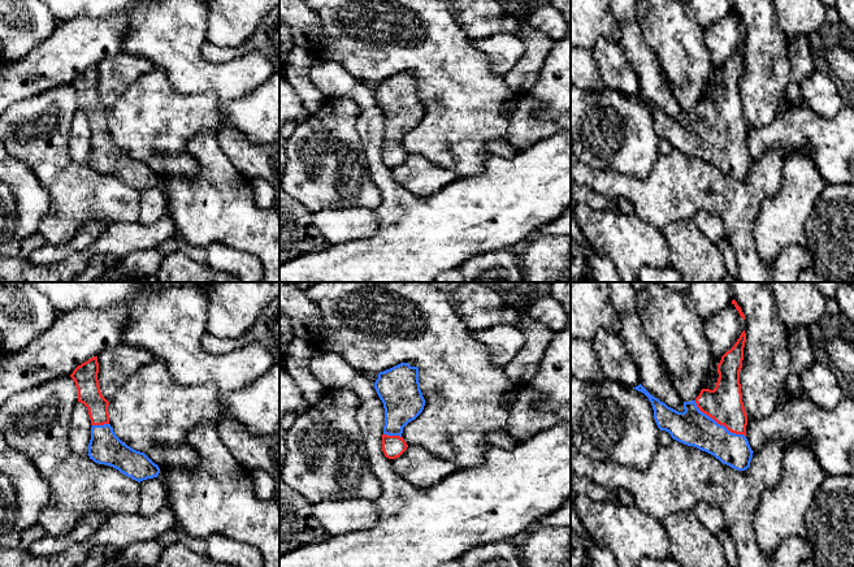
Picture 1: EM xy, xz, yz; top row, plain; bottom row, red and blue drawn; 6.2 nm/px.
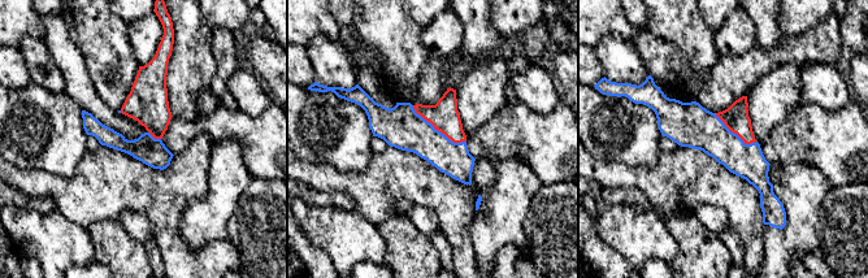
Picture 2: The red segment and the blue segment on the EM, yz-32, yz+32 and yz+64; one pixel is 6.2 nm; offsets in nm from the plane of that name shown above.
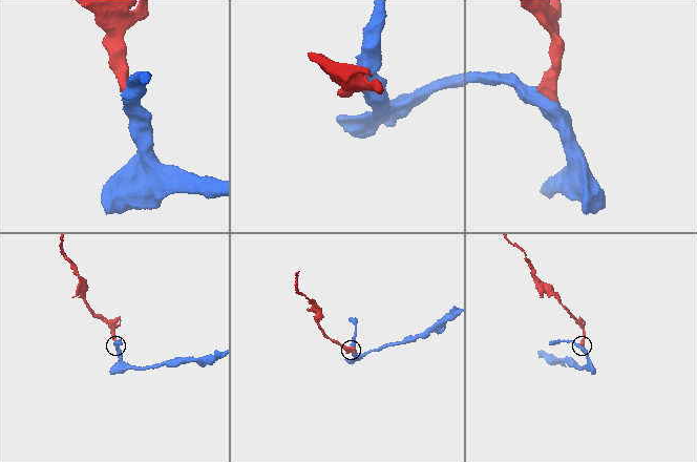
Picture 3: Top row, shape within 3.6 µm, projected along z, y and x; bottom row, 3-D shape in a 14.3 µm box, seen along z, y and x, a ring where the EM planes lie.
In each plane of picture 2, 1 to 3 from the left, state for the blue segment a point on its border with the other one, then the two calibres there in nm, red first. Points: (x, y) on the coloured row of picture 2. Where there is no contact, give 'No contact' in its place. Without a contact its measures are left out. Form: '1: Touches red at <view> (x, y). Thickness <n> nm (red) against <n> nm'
1: Touches red at yz-32 (155, 138). Thickness 260 nm (red) against 170 nm
2: Touches red at yz+32 (438, 130). Thickness 180 nm (red) against 260 nm
3: Touches red at yz+64 (734, 133). Thickness 160 nm (red) against 260 nm

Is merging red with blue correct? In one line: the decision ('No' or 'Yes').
Yes

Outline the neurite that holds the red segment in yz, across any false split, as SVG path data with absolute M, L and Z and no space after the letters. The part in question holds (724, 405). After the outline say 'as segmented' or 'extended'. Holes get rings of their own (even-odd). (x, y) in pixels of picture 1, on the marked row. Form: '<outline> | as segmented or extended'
M744 330L734 346L721 356L718 364L719 378L715 389L702 389L694 401L684 402L684 412L668 407L653 397L641 384L633 388L643 393L651 402L654 419L660 430L668 432L673 440L684 445L694 446L714 455L723 464L737 471L745 471L750 467L754 453L746 438L747 415L744 407L740 384L745 342L746 333Z | extended

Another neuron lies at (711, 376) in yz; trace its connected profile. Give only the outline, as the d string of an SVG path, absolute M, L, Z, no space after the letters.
M712 356L702 389L710 389L710 390L715 389L719 378L718 364L720 363L720 360L721 358Z

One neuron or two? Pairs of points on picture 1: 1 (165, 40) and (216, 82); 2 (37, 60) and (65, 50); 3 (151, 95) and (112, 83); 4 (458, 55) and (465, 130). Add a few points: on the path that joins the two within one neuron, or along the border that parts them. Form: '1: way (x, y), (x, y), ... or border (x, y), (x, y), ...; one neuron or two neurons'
1: way (178, 53), (203, 76); one neuron
2: way (43, 60), (55, 60), (59, 56); one neuron
3: border (151, 68), (128, 89), (109, 111); two neurons
4: way (458, 73), (463, 112); one neuron

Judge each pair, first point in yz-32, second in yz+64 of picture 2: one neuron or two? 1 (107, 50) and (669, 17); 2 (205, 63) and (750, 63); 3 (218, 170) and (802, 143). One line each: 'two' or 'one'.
1: one
2: two
3: two

